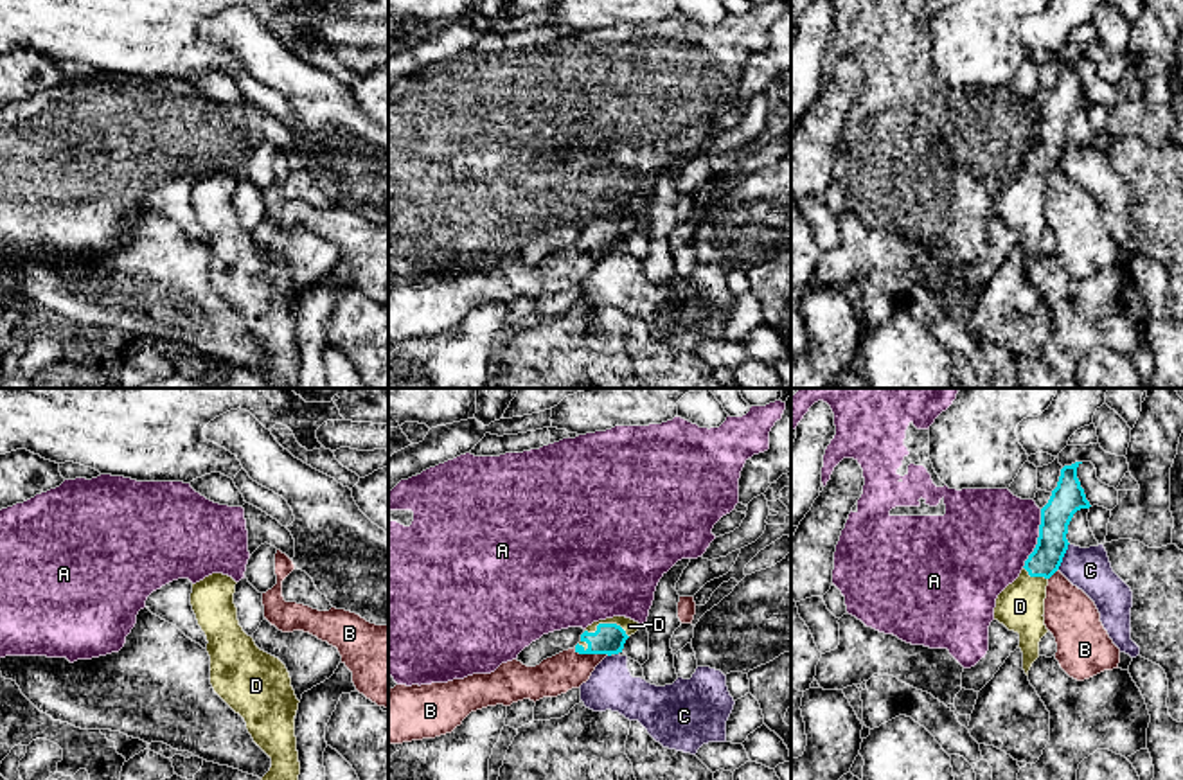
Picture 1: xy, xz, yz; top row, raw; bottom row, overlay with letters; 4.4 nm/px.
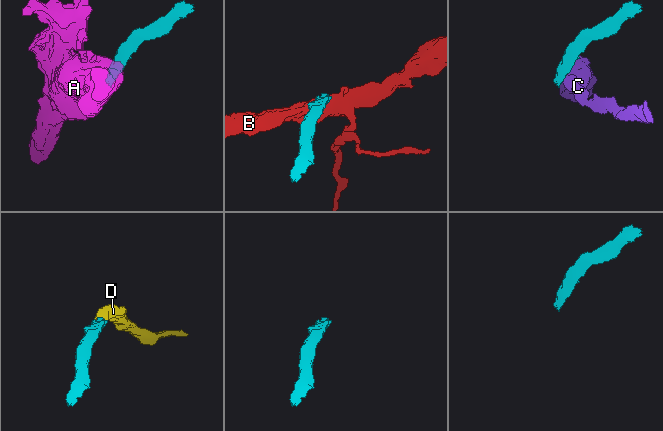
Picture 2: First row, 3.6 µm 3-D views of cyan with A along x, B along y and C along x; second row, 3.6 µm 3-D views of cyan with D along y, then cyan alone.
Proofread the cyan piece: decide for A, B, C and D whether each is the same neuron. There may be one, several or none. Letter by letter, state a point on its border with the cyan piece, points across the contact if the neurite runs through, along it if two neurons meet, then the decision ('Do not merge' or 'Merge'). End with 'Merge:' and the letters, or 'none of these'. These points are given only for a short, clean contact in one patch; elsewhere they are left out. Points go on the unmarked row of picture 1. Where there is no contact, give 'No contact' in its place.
A: Touches cyan at yz (1038, 135). Boundary: yz (1041, 106), (1038, 141), (1022, 164). Do not merge
B: Touches cyan at xz (592, 250). Boundary: xz (574, 247), (579, 250), (608, 252). Do not merge
C: Touches cyan at yz (1063, 153). Boundary: yz (1068, 141), (1058, 166). Do not merge
D: Touches cyan at xz (606, 221). Path across: xz (608, 236), (606, 221), (630, 223). Merge
Merge: D

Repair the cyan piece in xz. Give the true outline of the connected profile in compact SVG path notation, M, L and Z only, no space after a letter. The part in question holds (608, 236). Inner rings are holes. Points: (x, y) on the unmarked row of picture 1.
M613 214L593 219L581 232L581 239L575 243L579 252L618 252L624 246L626 237L640 226L640 221L626 216Z

